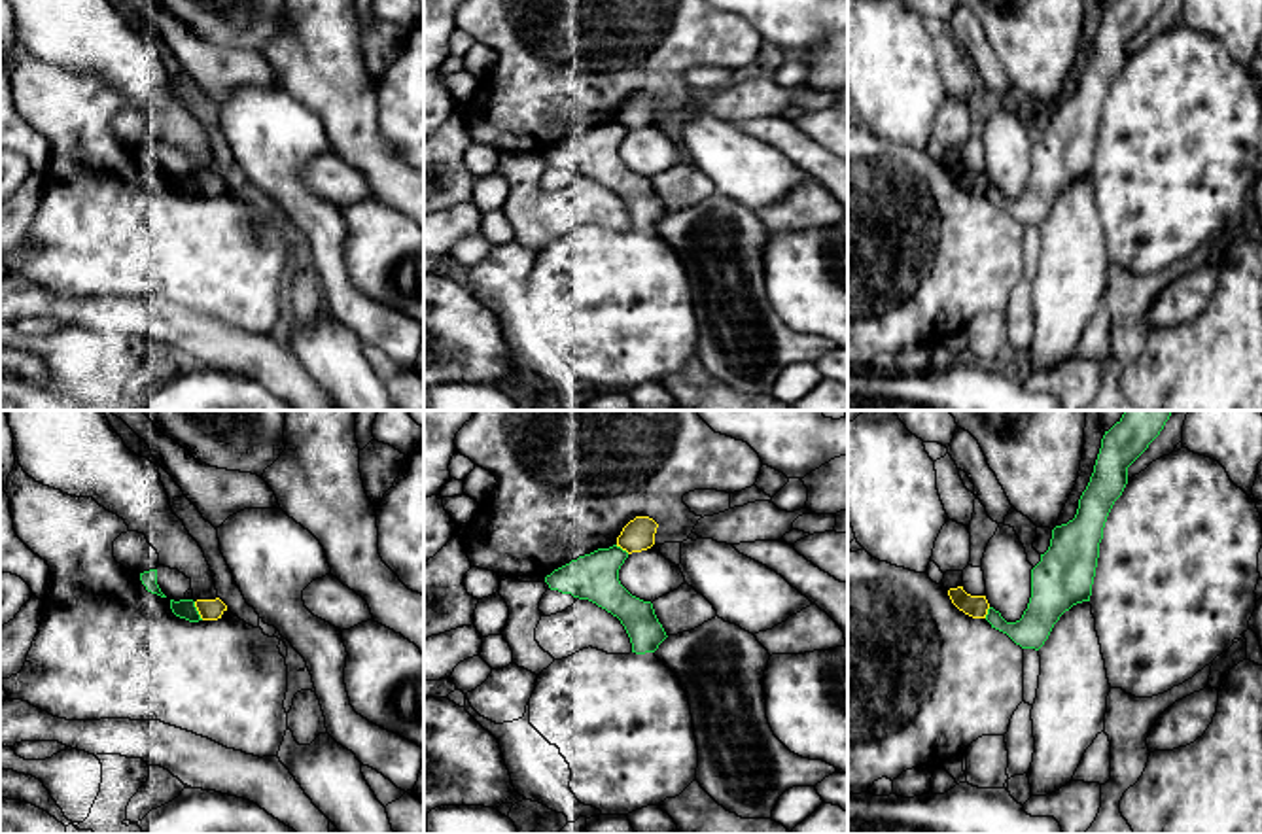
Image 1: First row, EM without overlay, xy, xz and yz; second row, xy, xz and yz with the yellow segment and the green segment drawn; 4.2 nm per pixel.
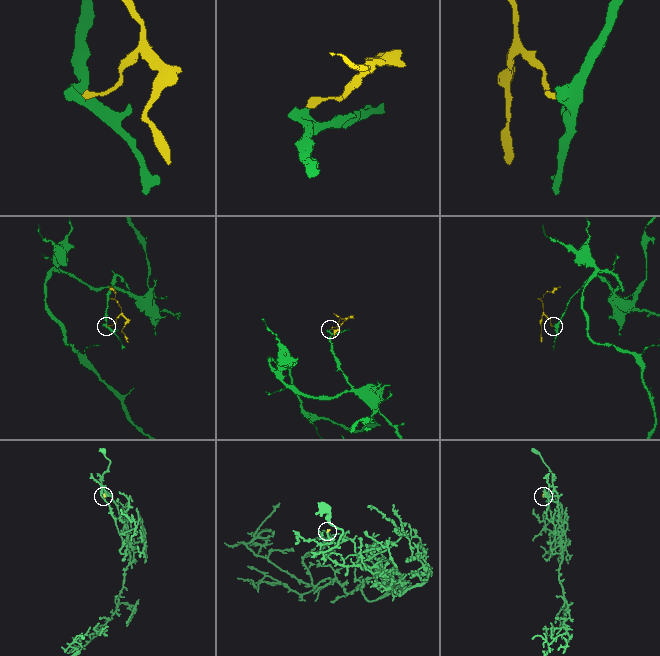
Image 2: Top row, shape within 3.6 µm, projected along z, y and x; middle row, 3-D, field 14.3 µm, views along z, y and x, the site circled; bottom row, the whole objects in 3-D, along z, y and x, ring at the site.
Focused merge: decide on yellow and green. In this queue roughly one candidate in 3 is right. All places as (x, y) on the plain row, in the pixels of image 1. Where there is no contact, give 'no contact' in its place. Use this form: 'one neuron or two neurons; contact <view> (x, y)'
two neurons; contact xy (197, 186)

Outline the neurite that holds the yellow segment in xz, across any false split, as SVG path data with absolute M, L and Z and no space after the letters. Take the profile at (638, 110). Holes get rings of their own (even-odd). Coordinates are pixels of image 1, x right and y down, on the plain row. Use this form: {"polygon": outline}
{"polygon": "M636 93L622 104L617 113L617 123L628 130L647 127L655 121L657 104L658 100L653 95Z"}

